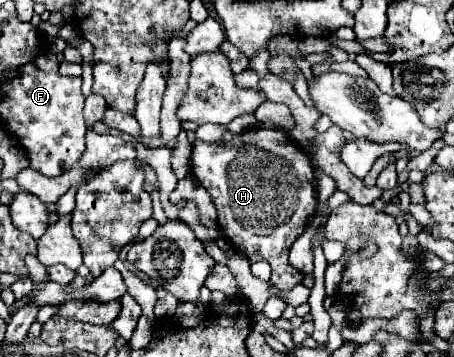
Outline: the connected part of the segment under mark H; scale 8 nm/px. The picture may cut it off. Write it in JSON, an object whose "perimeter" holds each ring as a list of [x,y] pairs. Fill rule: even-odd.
{"perimeter":[[[254,128],[236,134],[230,142],[214,144],[198,140],[192,150],[190,170],[210,192],[218,208],[218,226],[250,262],[266,260],[272,266],[270,282],[278,290],[292,290],[304,278],[300,270],[288,264],[288,252],[304,234],[318,206],[312,168],[308,156],[284,130]]]}

